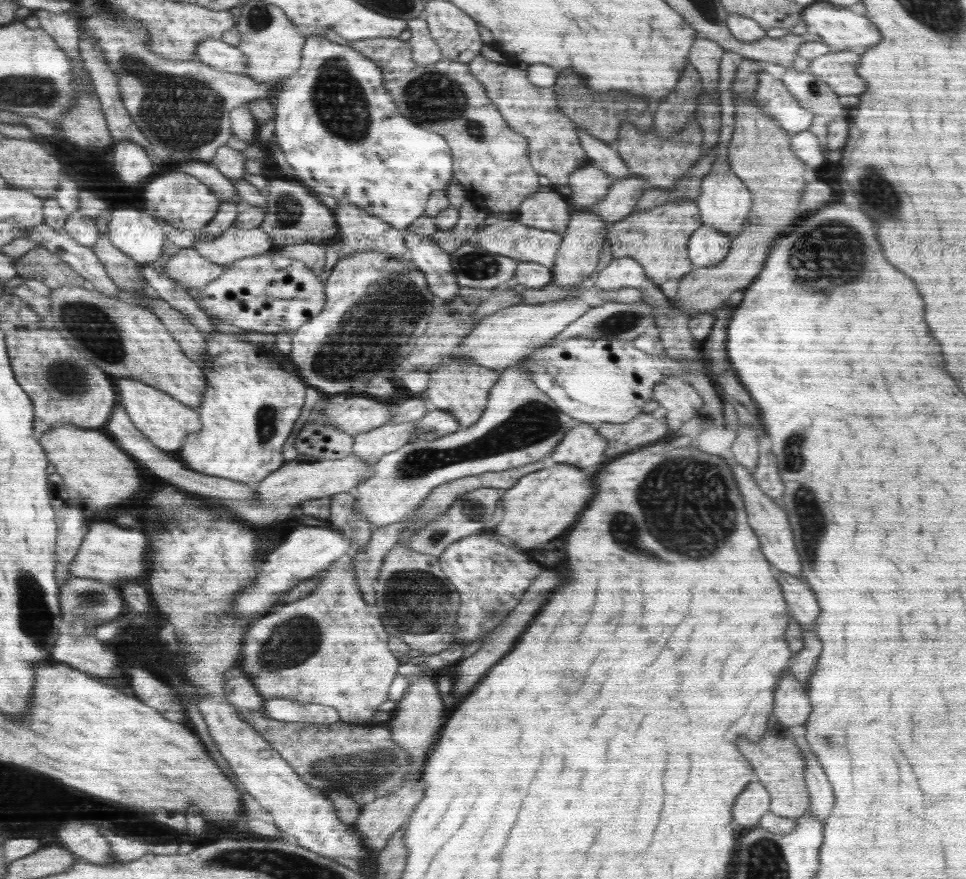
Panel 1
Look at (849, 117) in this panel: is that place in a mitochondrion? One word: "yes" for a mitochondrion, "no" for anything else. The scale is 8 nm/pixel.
no

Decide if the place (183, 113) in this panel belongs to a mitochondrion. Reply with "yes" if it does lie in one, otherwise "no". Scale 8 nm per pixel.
yes

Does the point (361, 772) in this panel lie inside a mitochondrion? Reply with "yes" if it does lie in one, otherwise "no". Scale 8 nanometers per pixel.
yes

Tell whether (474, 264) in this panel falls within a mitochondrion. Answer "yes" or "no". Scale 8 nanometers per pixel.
yes

